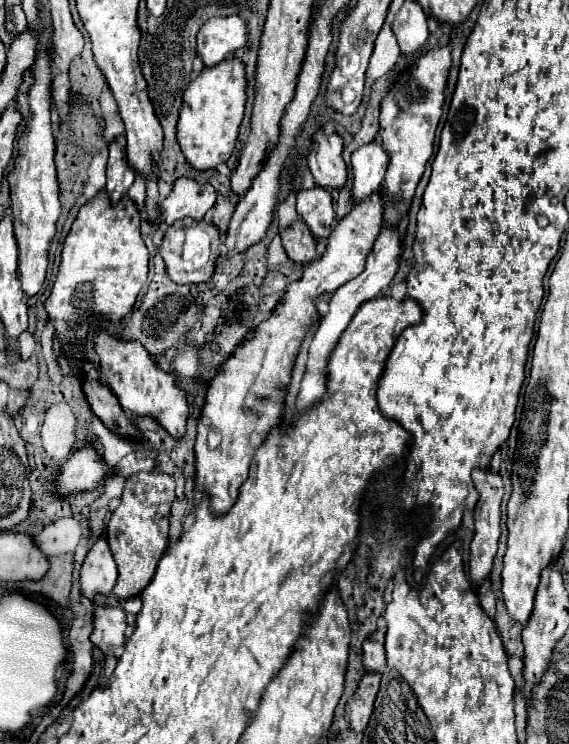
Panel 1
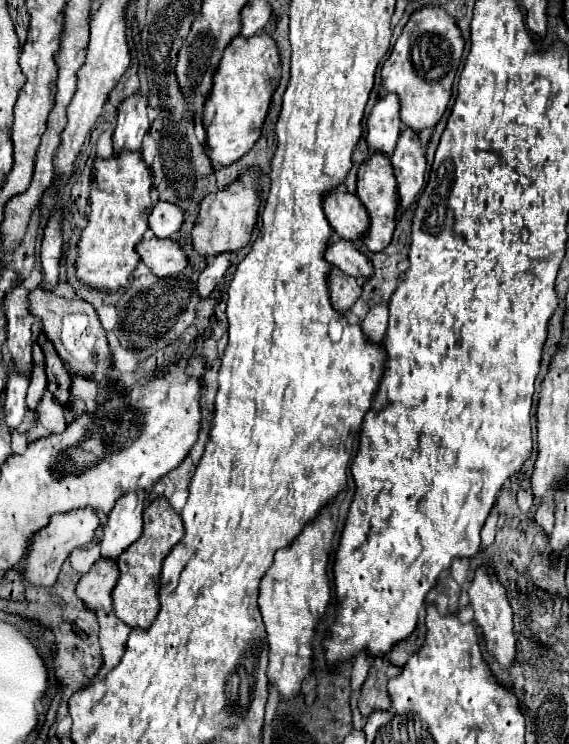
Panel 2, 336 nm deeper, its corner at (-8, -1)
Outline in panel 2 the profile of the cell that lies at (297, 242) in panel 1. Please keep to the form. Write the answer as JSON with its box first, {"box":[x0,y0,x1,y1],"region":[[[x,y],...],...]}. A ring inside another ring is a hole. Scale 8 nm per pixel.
{"box":[329,268,361,314],"region":[[[331,268],[329,274],[329,290],[331,290],[331,304],[339,314],[345,314],[355,300],[361,296],[361,286],[351,276],[345,276],[339,268]]]}

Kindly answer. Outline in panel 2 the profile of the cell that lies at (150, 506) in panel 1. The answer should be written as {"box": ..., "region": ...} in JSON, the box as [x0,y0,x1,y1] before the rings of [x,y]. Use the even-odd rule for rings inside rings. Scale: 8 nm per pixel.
{"box":[111,498,183,628],"region":[[[157,498],[147,504],[143,512],[143,534],[137,542],[133,542],[119,558],[119,582],[111,594],[115,616],[131,628],[149,628],[159,612],[159,588],[161,588],[161,566],[167,554],[177,546],[183,538],[183,520],[171,508],[165,498]]]}

